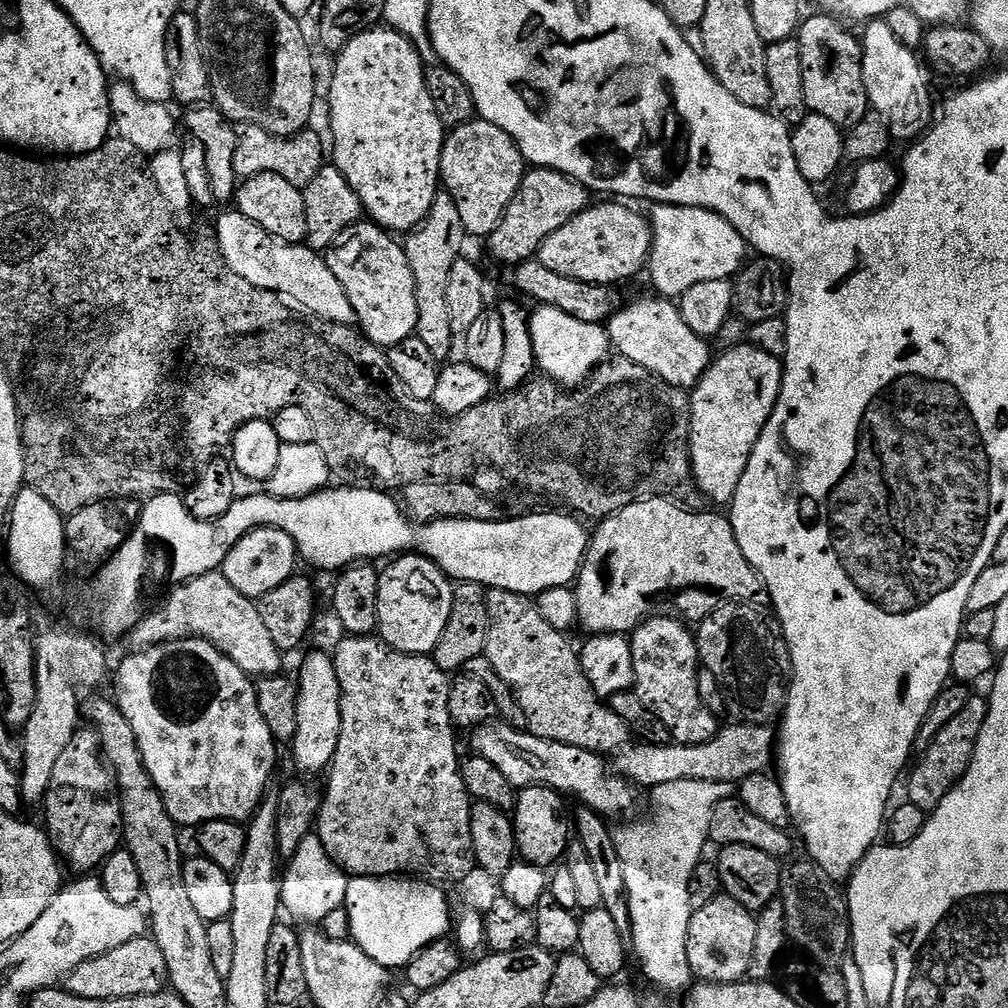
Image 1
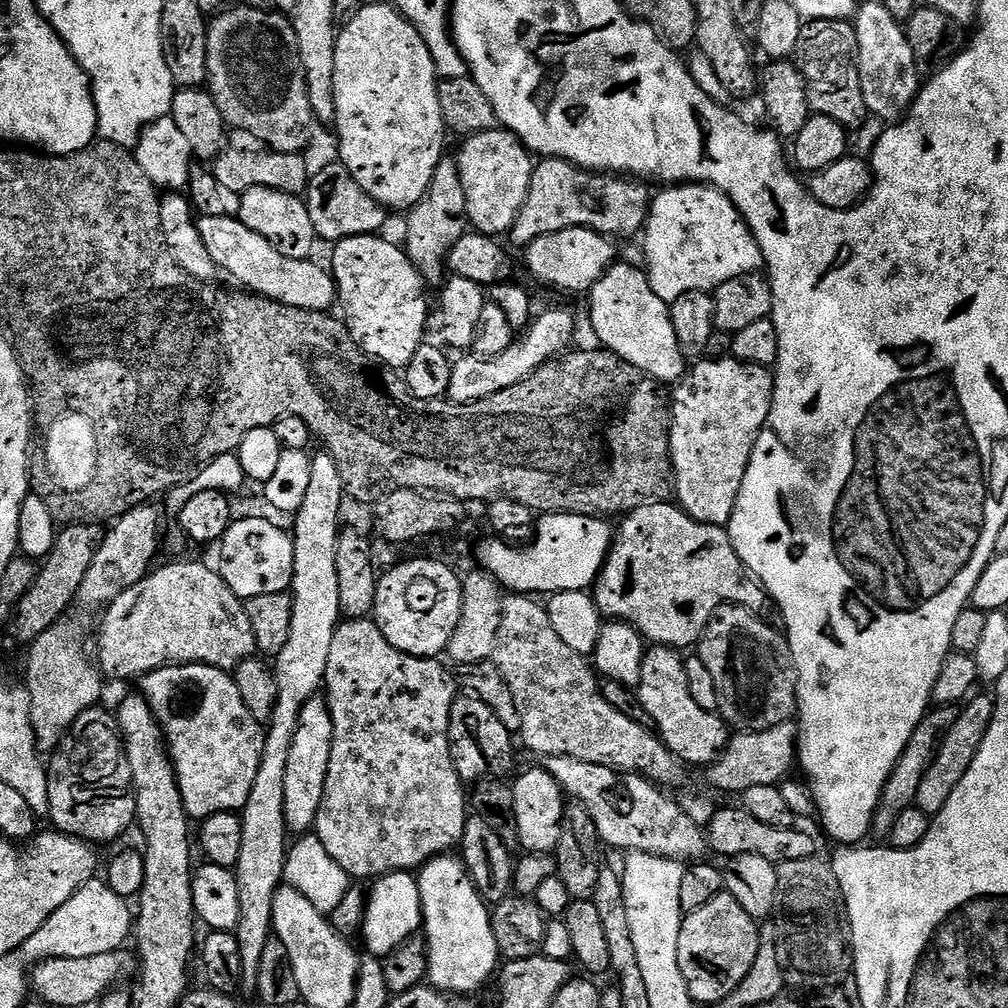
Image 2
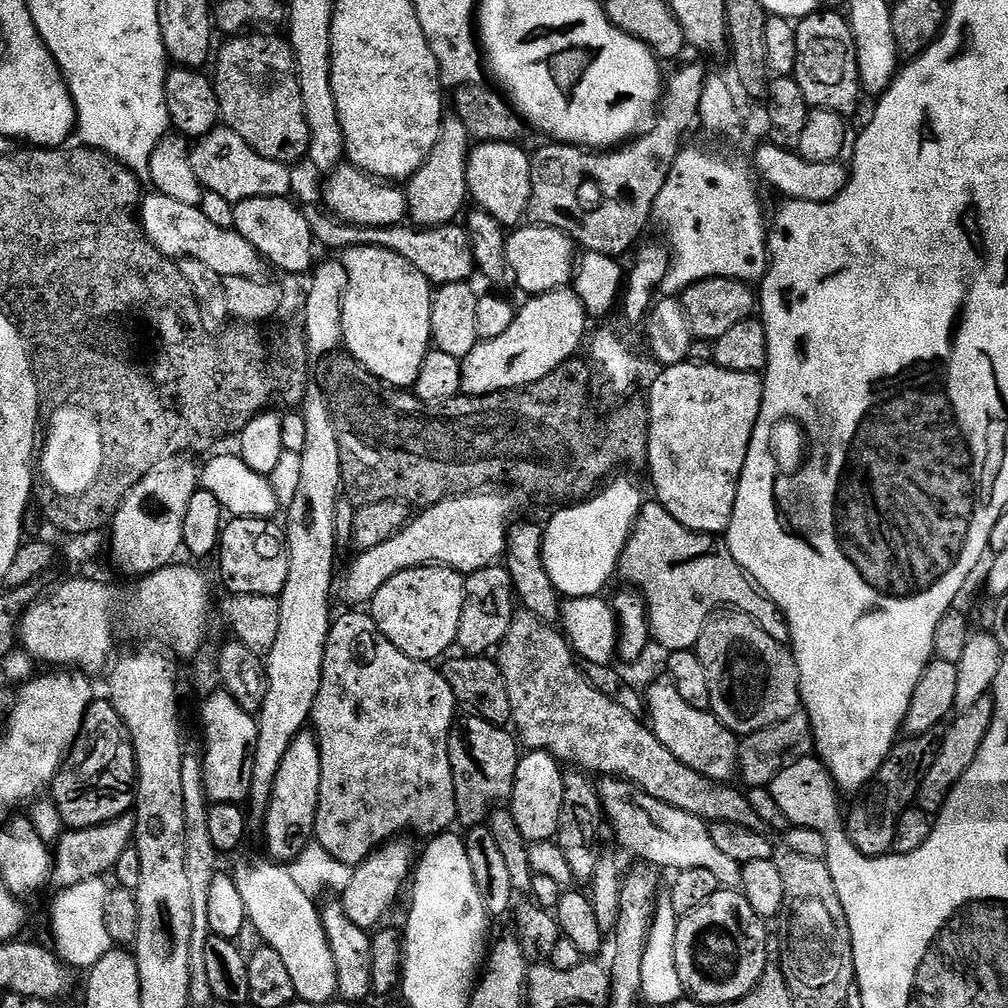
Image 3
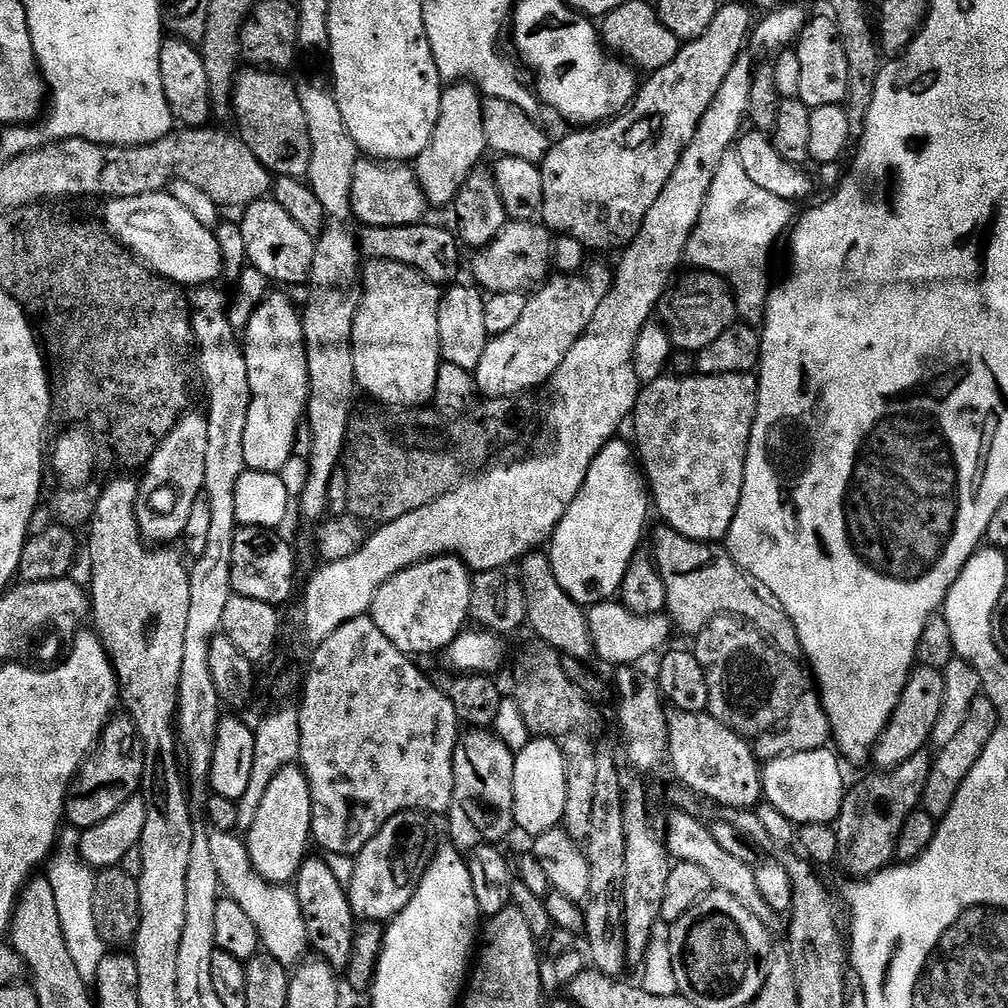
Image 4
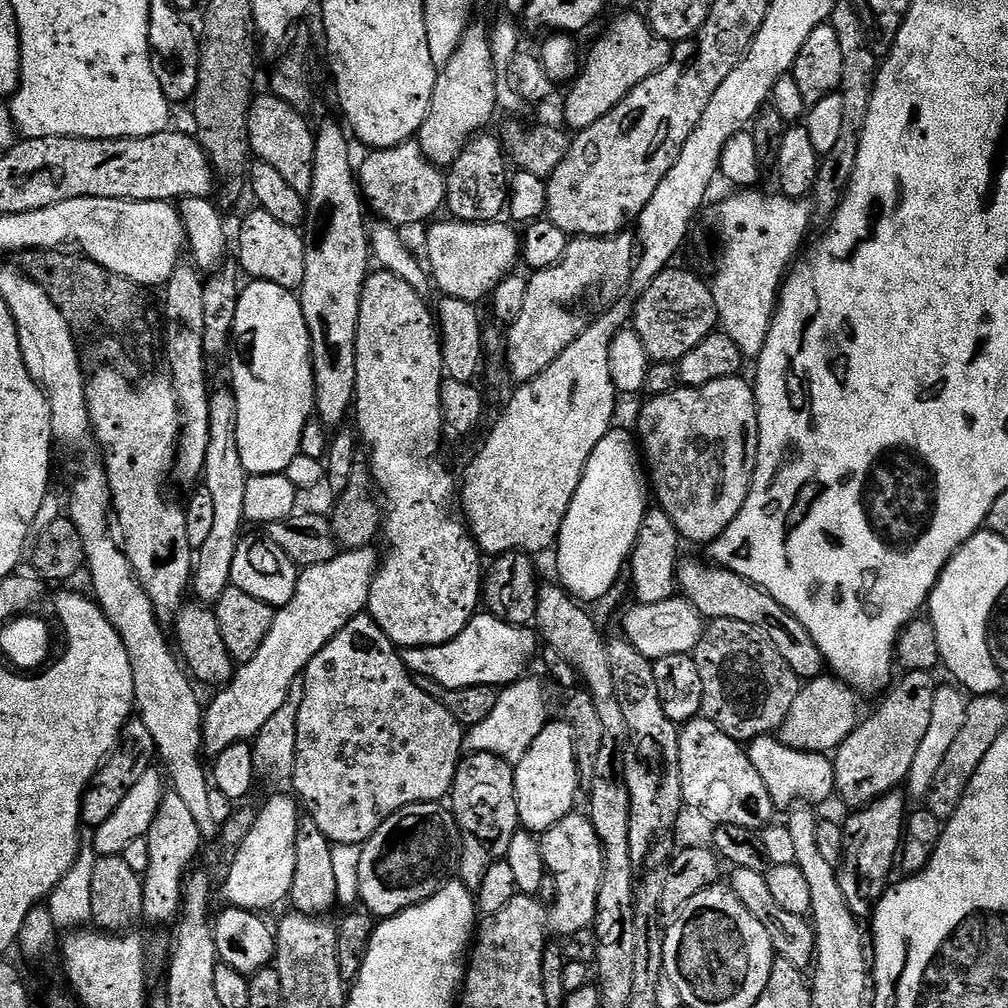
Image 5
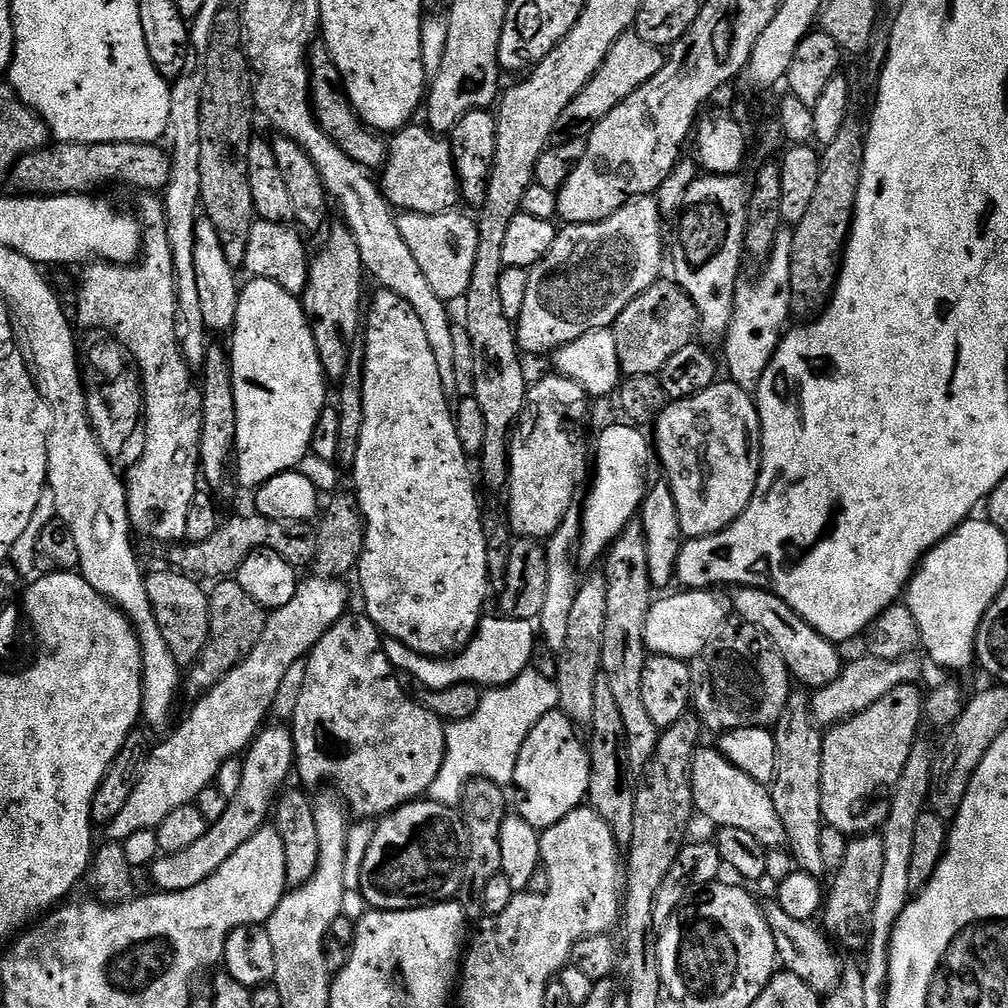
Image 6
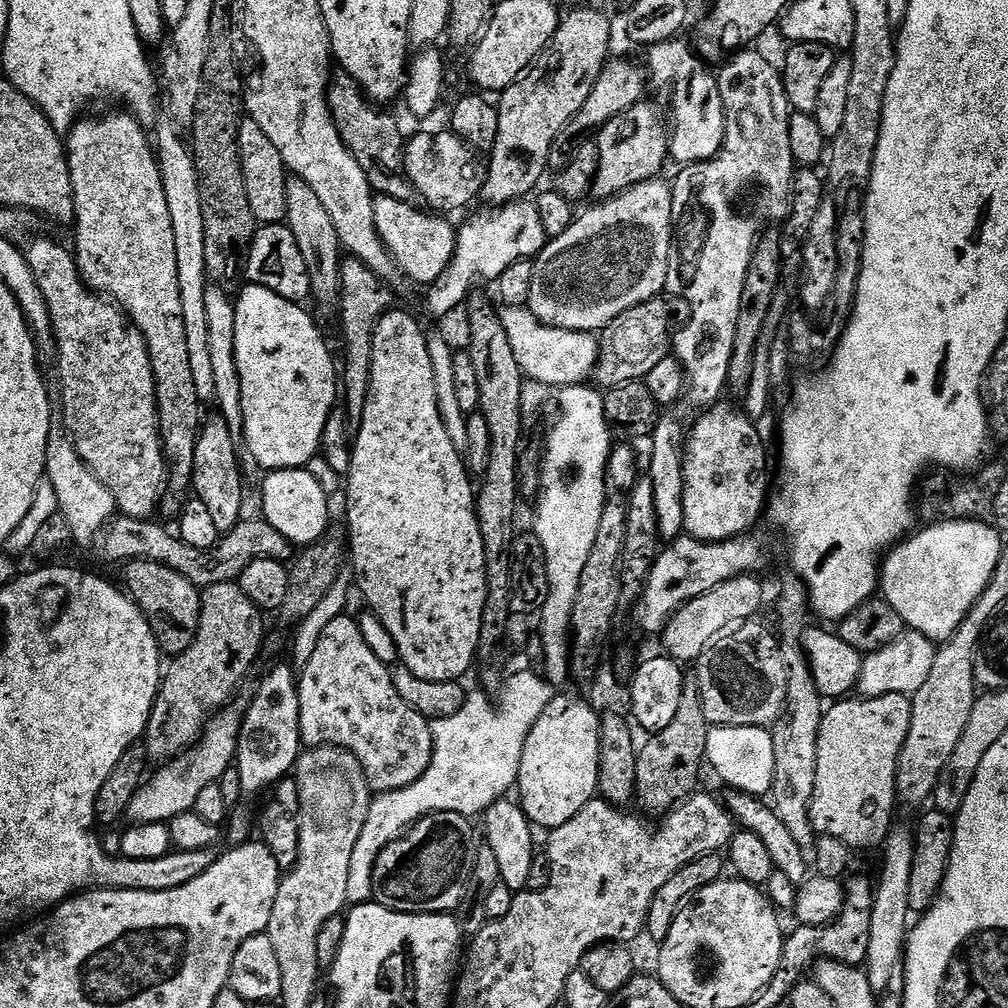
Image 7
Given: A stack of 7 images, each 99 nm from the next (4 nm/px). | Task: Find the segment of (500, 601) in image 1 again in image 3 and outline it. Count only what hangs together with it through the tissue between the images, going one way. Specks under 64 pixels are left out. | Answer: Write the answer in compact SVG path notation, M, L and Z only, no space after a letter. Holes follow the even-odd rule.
M517 611L510 622L510 630L506 630L506 638L500 643L498 663L506 682L506 694L510 694L511 723L516 724L515 735L525 749L549 752L565 765L577 766L592 774L600 772L601 777L614 776L628 780L646 794L658 798L658 802L666 802L678 810L686 810L686 814L694 814L705 822L746 826L746 830L762 833L769 831L768 824L754 812L743 791L740 793L738 789L732 788L736 786L731 783L706 778L698 774L698 770L690 770L690 766L678 762L678 758L674 758L674 754L670 754L670 750L666 750L666 746L658 742L651 727L643 719L626 714L626 710L622 710L618 702L610 702L606 694L594 690L594 686L590 686L584 676L576 653L564 639L563 631L534 614Z

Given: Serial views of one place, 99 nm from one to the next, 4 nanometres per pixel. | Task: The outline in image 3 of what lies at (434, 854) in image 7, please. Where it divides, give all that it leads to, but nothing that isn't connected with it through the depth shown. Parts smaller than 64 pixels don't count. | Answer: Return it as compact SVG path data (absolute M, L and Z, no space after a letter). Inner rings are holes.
M401 834L380 845L362 863L353 867L350 886L346 886L339 902L346 910L346 915L350 917L350 922L354 922L354 926L375 929L381 923L379 920L395 906L400 891L403 888L405 891L418 863L418 844L416 848L415 842L417 843L411 835Z

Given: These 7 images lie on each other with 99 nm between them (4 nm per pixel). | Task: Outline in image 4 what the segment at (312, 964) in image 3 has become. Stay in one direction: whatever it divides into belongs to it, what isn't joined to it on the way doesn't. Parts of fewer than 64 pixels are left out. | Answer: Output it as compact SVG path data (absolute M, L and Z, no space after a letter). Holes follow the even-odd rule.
M208 832L210 851L218 869L221 889L242 906L242 911L254 922L254 930L258 930L263 951L270 953L278 962L295 966L305 959L309 951L308 931L302 918L302 910L298 906L298 898L291 887L282 884L271 884L254 870L250 862L247 843L239 835L230 832Z

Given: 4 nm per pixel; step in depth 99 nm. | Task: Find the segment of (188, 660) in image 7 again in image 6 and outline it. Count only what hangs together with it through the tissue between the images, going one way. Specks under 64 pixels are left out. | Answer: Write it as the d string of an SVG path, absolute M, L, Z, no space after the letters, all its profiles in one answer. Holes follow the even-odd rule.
M224 578L213 583L208 601L210 602L210 638L206 642L198 662L192 665L186 676L187 683L189 680L194 687L200 688L199 690L212 688L222 678L226 678L226 674L230 674L230 670L234 670L234 666L238 666L244 661L250 654L250 650L254 650L254 646L258 646L258 638L262 638L262 630L269 618L269 613L261 604L254 602L254 598L250 598L250 594L246 594L246 590L242 590L242 586L234 578Z

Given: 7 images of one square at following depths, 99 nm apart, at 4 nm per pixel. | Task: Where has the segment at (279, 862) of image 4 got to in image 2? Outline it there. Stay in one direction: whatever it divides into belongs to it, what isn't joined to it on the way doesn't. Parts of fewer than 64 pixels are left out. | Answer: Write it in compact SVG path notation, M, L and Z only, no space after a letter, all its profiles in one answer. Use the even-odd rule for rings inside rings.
M323 695L312 696L302 706L302 718L298 718L298 730L294 733L294 746L290 746L290 759L286 761L286 814L284 821L296 834L304 834L316 823L318 806L322 806L322 794L326 786L326 770L330 766L330 750L334 738L334 722L330 718L327 699Z

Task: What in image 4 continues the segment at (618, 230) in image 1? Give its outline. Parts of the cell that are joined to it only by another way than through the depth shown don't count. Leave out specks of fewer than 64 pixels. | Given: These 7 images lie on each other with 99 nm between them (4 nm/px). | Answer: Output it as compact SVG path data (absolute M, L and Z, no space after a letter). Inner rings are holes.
M509 222L472 260L472 276L485 293L524 292L535 289L549 279L552 263L553 237L547 227L536 222Z

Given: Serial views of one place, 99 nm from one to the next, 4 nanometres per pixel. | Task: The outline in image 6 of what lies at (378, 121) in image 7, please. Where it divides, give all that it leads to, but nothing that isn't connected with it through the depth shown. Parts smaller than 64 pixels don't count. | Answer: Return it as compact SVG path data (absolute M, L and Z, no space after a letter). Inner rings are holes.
M313 39L311 46L308 47L306 63L312 113L316 116L317 124L332 139L334 146L338 146L338 150L345 152L354 162L369 170L383 169L384 163L388 160L388 145L385 137L379 132L373 132L354 110L350 98L344 93L344 80L340 76L338 66L330 50L324 45L323 39Z

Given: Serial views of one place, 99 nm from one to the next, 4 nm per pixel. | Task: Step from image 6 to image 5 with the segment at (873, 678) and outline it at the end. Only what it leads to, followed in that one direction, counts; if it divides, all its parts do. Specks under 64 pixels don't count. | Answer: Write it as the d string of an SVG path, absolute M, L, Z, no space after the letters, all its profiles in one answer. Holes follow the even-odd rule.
M825 674L807 681L801 687L786 722L778 730L778 738L786 746L799 752L835 753L840 744L854 731L861 719L860 700L855 688L849 688L843 680L832 674Z

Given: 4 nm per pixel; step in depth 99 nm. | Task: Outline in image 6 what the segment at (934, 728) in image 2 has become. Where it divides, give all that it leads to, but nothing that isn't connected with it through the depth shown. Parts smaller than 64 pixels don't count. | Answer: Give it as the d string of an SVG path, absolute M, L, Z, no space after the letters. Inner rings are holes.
M865 834L849 839L846 846L846 859L840 871L835 873L836 880L826 892L826 903L822 909L822 928L837 945L849 948L852 952L863 953L871 942L873 929L874 902L881 885L882 866L885 865L883 838L880 834Z

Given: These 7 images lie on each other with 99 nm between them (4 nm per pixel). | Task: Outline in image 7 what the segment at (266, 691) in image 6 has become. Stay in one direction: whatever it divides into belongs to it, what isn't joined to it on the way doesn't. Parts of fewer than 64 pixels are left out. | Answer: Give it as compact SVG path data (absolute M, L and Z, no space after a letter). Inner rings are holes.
M229 706L220 709L215 716L209 720L208 725L204 728L204 734L200 737L198 743L189 748L182 756L167 761L163 766L151 773L145 779L144 784L134 794L134 802L130 802L128 807L127 819L135 824L158 823L167 825L168 821L173 820L178 814L190 812L195 809L198 802L198 793L208 784L215 784L226 774L228 768L233 767L236 758L236 747L240 745L240 726L244 723L244 712L236 709L236 706Z

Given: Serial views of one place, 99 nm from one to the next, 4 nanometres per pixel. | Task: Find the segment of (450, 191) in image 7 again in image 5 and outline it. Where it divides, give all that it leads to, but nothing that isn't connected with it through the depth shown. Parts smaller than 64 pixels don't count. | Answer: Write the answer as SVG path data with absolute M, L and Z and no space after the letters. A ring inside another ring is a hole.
M409 142L393 148L377 148L367 153L368 157L358 164L358 187L367 207L383 223L397 230L404 230L407 224L431 221L436 211L445 207L445 173L435 168L422 154L419 143Z

